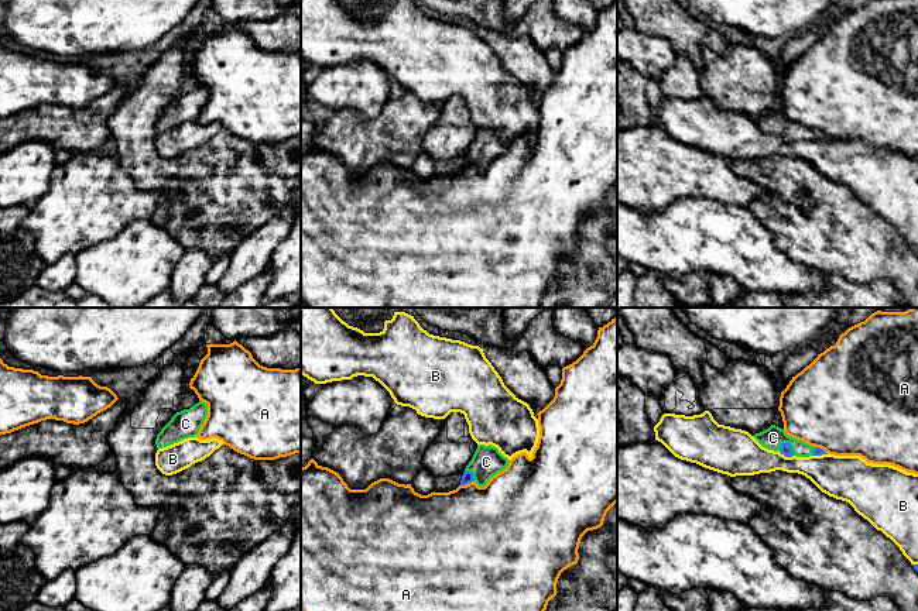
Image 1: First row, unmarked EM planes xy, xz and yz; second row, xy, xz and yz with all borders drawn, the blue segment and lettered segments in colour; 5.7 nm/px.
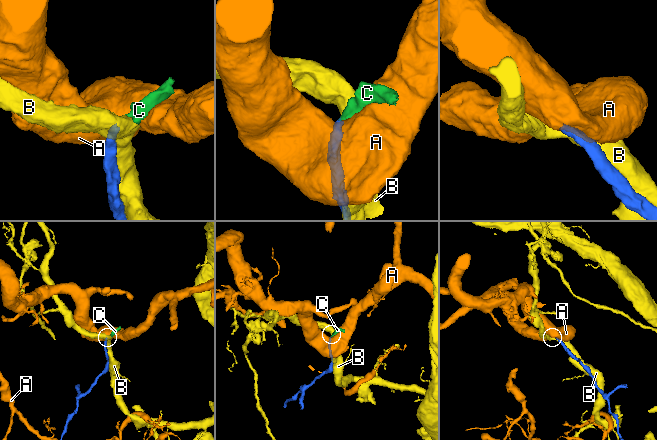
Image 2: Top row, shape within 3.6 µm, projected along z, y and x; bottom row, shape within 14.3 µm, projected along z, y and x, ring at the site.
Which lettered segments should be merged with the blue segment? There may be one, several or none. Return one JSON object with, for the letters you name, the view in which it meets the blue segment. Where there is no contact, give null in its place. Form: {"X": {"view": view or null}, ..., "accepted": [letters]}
{"C": {"view": "yz"}, "accepted": ["C"]}

